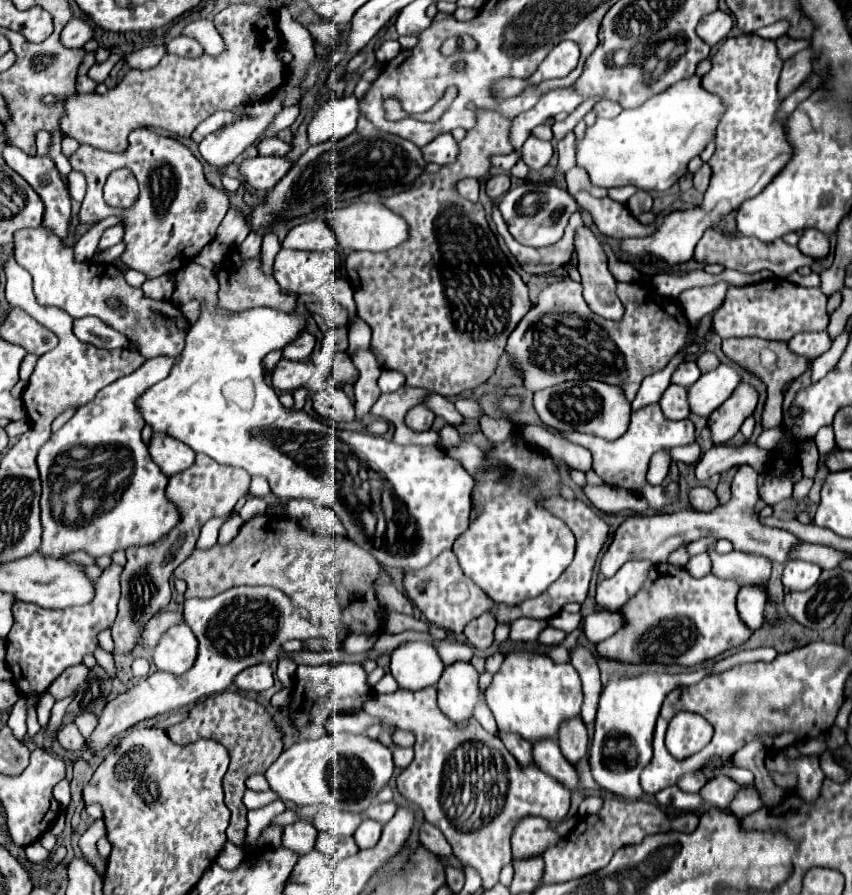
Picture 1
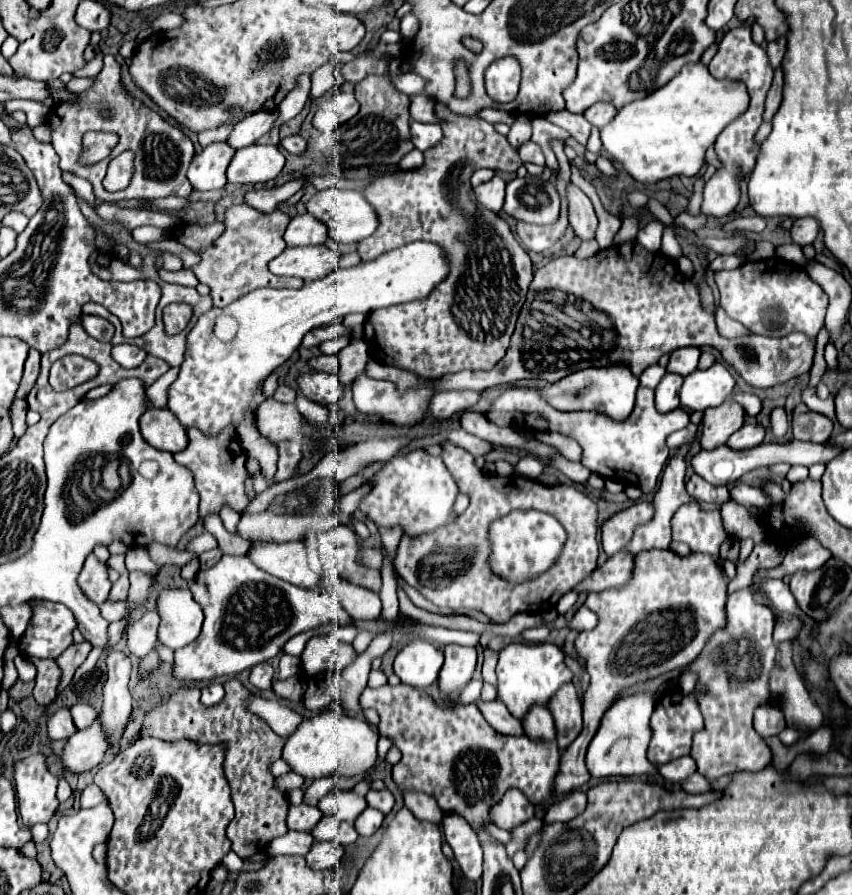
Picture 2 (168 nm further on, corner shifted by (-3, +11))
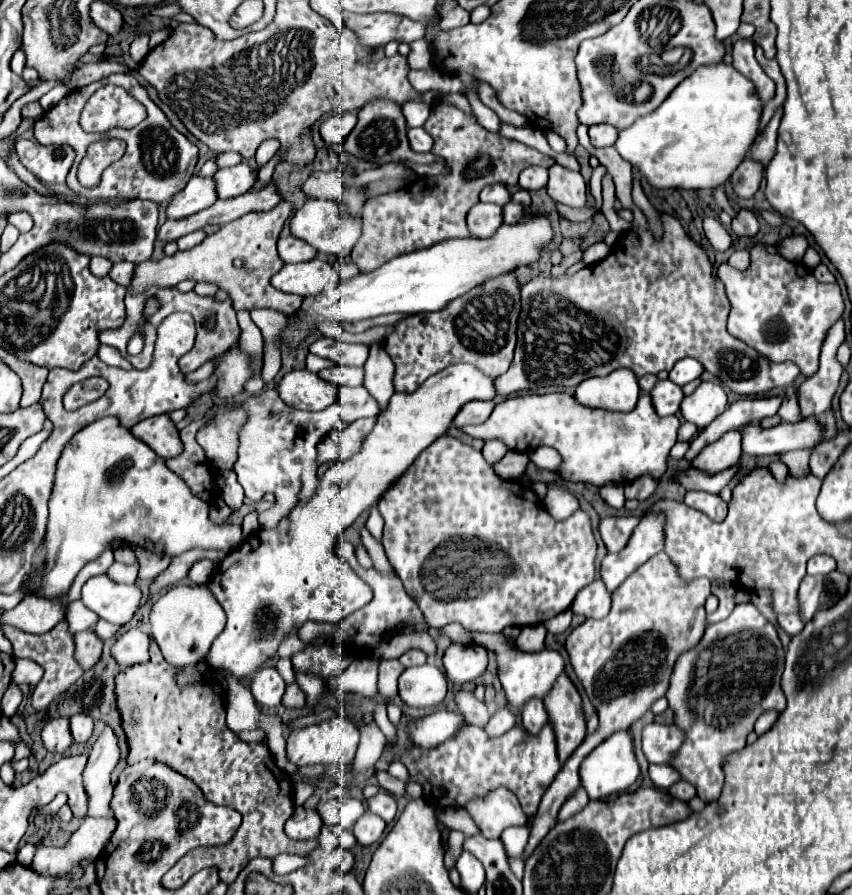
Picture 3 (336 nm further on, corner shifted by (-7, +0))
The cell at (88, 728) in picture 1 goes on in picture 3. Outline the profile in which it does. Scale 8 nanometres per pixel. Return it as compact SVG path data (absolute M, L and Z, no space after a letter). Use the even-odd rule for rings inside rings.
M76 714L70 718L70 732L76 744L86 744L92 736L92 718L88 714Z

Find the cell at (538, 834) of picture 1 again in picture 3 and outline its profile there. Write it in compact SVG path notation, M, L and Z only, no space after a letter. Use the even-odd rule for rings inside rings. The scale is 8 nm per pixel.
M498 788L484 796L484 800L476 800L476 804L468 806L468 812L486 838L500 838L506 828L528 822L518 798L508 788Z

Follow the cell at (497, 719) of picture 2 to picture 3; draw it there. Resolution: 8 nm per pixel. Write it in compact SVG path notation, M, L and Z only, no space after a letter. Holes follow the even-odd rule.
M460 690L460 692L456 694L456 704L458 704L458 710L466 716L466 722L468 722L468 724L486 728L486 724L488 724L488 720L490 720L490 712L488 712L486 704L480 702L472 692Z

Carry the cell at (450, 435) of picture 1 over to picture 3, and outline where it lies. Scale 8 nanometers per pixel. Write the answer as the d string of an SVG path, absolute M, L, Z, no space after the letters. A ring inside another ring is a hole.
M510 450L502 460L498 460L496 464L492 464L492 468L504 480L506 478L508 480L518 480L520 474L526 470L526 464L528 464L528 454Z

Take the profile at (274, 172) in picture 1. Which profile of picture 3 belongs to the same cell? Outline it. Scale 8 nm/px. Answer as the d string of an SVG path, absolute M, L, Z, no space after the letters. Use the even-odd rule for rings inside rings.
M246 162L230 166L230 168L220 168L216 174L216 186L218 186L218 198L236 198L254 188L258 182L258 170Z

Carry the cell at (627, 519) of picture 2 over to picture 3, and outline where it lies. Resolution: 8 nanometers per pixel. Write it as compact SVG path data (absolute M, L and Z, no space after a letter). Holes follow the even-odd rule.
M622 516L622 518L604 518L600 522L600 536L608 548L608 552L616 554L628 544L634 528L638 526L638 516Z

